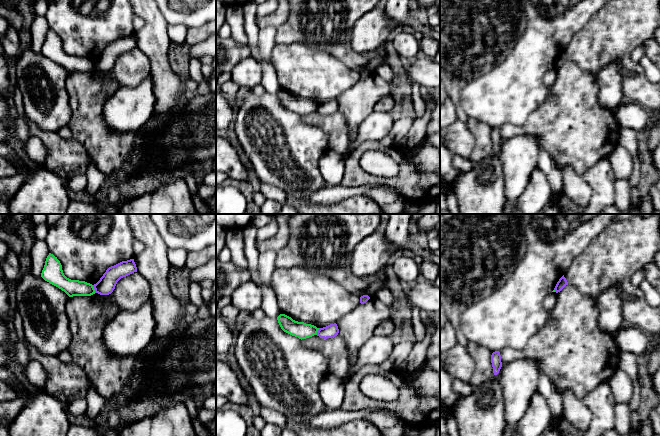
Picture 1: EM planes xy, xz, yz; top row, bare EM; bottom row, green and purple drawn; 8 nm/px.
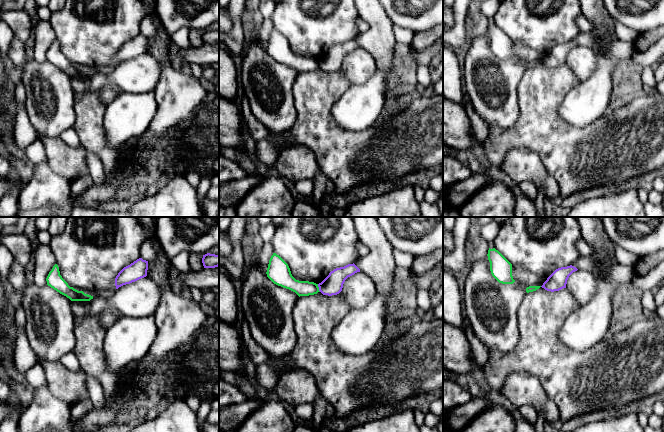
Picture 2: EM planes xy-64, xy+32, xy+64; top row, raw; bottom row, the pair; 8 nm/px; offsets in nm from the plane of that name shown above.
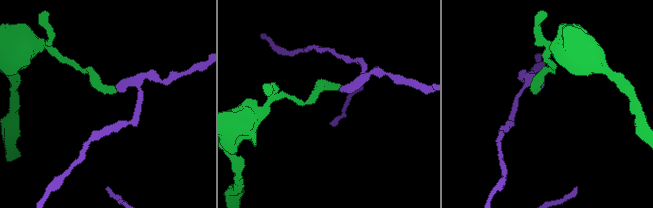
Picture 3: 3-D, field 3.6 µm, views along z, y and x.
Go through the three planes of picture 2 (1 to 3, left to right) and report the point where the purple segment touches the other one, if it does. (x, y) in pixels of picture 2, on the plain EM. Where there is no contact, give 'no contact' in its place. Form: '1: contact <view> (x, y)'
1: no contact
2: contact xy+32 (318, 64)
3: no contact

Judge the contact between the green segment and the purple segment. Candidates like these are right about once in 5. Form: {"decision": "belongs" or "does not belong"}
{"decision": "does not belong"}

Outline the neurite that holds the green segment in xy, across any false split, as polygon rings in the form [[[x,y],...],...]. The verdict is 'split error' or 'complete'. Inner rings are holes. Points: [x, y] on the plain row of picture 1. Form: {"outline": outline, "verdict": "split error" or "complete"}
{"outline": [[[51,29],[46,34],[41,53],[64,67],[69,73],[91,72],[95,70],[92,60],[67,54],[63,49],[60,37]]], "verdict": "complete"}

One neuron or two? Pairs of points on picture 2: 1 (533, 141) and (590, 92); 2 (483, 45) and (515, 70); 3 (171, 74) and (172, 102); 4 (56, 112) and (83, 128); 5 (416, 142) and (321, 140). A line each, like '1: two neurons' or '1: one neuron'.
1: two neurons
2: one neuron
3: one neuron
4: two neurons
5: one neuron

